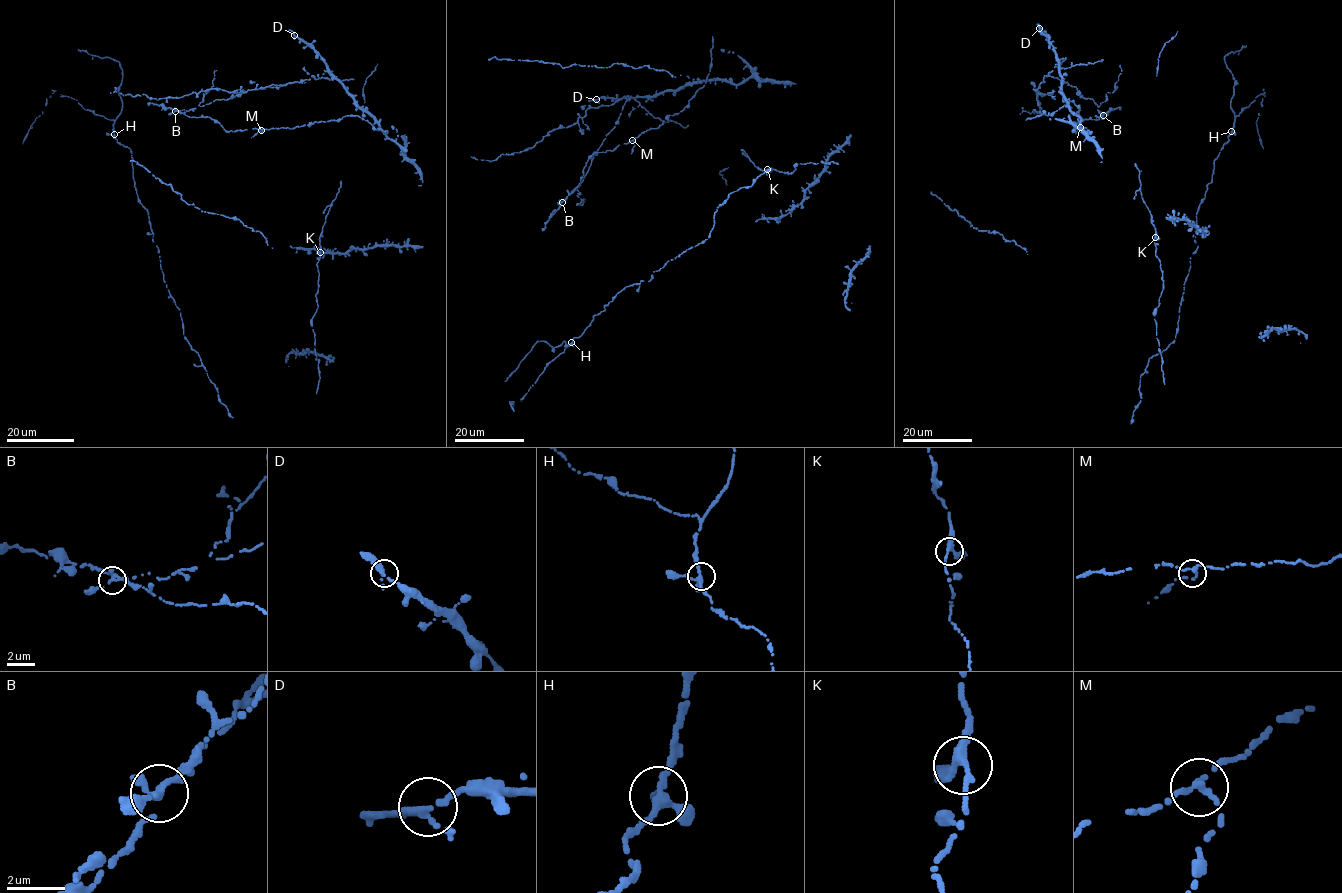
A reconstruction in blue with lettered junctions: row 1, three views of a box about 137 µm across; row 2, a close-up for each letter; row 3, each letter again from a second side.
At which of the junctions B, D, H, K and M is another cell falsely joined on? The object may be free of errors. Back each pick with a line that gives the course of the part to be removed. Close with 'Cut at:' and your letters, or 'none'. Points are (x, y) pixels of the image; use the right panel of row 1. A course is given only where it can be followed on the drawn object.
B: course (1103, 115), (1076, 87), (1048, 75), (1034, 91), (1042, 95), (1036, 98), (1039, 113), (1020, 114)
Cut at: B

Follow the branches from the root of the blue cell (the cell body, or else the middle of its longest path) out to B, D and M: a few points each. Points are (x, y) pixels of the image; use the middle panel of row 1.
B: (736, 88), (721, 79), (698, 82), (704, 85), (688, 104), (658, 128), (594, 153), (562, 202)
D: (736, 88), (724, 80), (693, 81), (652, 96), (596, 99)
M: (736, 88), (721, 79), (698, 82), (704, 85), (679, 113), (669, 115), (658, 128), (649, 128), (632, 140)

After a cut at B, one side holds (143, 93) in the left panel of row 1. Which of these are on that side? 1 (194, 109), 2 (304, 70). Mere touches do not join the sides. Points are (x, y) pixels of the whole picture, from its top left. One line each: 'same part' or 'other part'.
1: same part
2: same part

